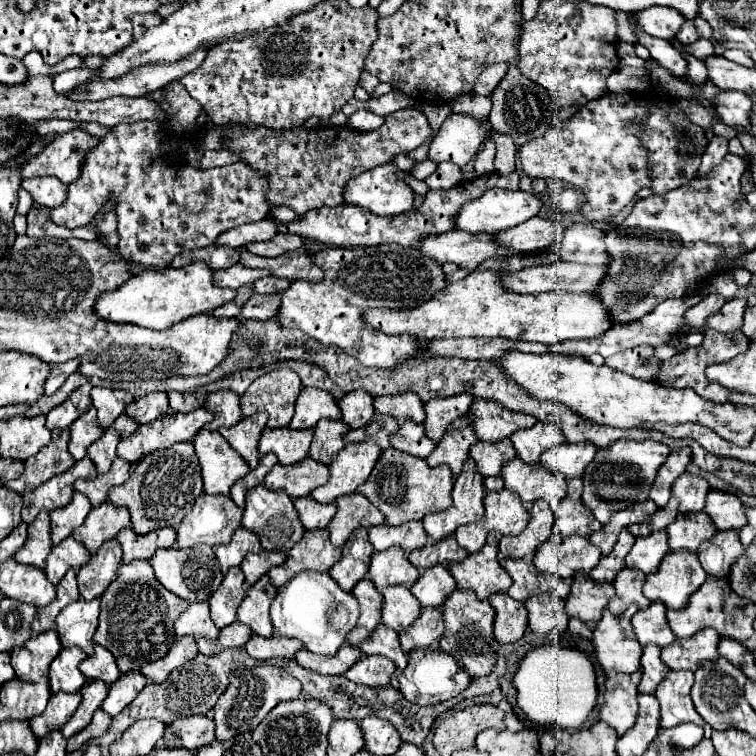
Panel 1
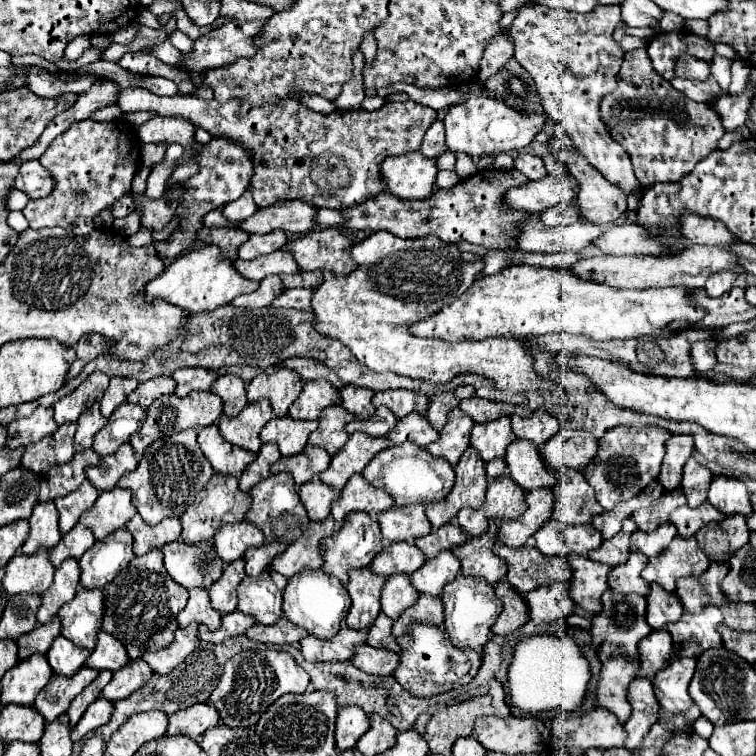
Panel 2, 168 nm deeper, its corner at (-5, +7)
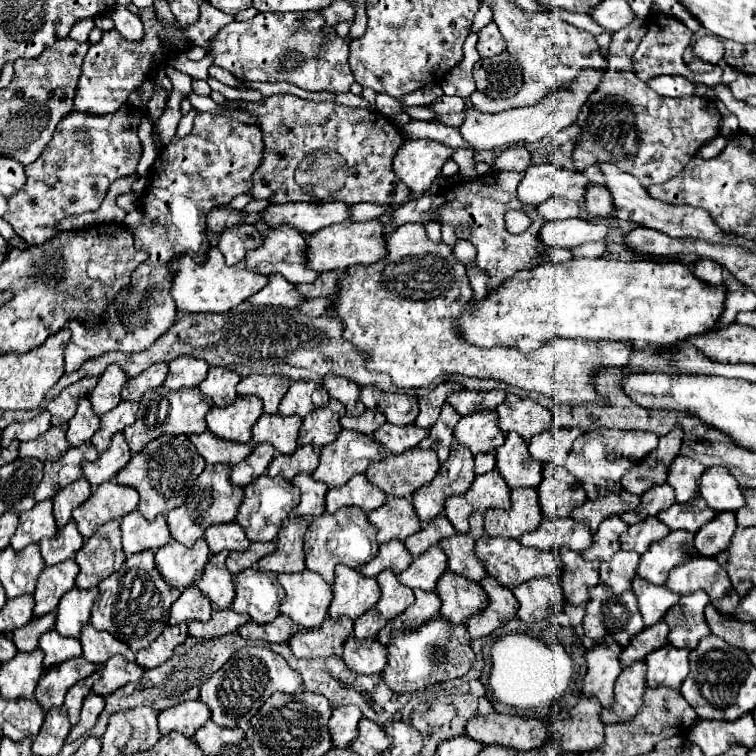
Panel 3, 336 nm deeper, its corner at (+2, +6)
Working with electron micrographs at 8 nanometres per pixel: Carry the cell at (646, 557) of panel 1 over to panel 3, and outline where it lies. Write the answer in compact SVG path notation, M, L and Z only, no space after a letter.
M651 516L645 522L639 522L639 524L633 524L633 526L627 528L627 532L619 538L621 540L621 550L643 554L649 548L651 542L661 540L669 532L671 530L667 528L667 524L663 524L661 520Z

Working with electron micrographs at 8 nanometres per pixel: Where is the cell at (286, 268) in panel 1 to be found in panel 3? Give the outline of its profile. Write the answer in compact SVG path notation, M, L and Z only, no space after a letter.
M377 220L369 222L341 222L327 226L319 232L313 232L307 236L307 248L305 248L305 266L315 272L327 272L327 270L339 270L349 268L355 264L373 264L381 256L385 256L385 236L381 234L381 224Z

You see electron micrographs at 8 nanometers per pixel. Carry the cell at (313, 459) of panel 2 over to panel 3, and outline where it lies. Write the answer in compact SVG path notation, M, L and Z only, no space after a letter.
M299 446L289 456L277 452L273 462L267 468L267 474L269 476L283 474L287 480L293 480L293 476L301 472L313 472L315 466L319 464L319 454L321 454L319 446Z

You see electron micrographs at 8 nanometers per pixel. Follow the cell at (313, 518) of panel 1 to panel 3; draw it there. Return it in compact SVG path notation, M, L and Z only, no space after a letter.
M299 474L293 478L293 486L301 490L301 502L293 510L295 516L321 516L325 512L327 484L313 480L311 474Z

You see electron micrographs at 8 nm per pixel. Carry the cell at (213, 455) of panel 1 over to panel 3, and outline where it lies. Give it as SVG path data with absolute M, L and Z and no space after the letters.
M205 430L203 434L189 436L189 438L195 444L195 448L199 450L199 454L205 458L207 464L235 466L241 460L245 460L251 454L251 448L253 448L253 444L235 444L235 442L217 438L209 430Z

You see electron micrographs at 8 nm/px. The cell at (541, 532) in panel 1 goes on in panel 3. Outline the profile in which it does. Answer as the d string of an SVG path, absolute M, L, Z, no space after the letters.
M535 488L511 490L511 510L491 508L485 512L485 532L489 536L521 538L525 532L535 530L543 520L539 496Z

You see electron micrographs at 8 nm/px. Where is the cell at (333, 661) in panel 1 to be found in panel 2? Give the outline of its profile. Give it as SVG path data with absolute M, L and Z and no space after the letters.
M342 627L334 639L318 639L308 635L300 641L300 651L308 661L346 661L354 657L354 647L366 641L368 631Z

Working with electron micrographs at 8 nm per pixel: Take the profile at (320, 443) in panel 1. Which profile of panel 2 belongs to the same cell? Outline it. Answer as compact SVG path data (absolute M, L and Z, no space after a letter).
M342 405L326 407L318 419L318 429L310 433L308 443L324 447L328 455L338 453L348 441L348 433L344 427L350 421L354 421L354 415L350 415L350 411L346 411Z

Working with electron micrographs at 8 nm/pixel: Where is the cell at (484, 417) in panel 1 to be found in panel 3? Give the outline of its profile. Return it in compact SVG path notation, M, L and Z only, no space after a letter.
M461 390L459 394L453 394L447 398L447 402L461 414L461 416L469 416L473 412L479 412L479 410L487 410L487 408L495 408L499 402L503 402L505 394L503 392L493 392L491 394L485 394L485 392L467 392L467 390Z

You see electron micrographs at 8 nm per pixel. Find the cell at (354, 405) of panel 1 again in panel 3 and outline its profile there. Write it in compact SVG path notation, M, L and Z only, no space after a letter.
M325 376L323 388L329 392L331 398L339 400L349 416L361 416L365 412L365 406L359 398L359 386L347 378L337 378L337 376Z

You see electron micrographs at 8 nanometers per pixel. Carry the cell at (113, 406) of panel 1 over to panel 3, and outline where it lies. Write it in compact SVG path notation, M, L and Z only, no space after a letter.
M117 364L107 368L107 372L99 378L99 384L89 396L93 412L97 416L103 416L105 412L113 410L115 404L121 402L121 390L125 384L127 384L127 374Z

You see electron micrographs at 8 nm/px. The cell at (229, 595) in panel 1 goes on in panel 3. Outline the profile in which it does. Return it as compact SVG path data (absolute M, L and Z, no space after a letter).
M229 552L213 554L207 568L205 568L205 572L203 572L203 576L195 582L199 586L199 590L209 598L213 610L229 608L233 598L235 598L233 574L225 566L227 554Z

